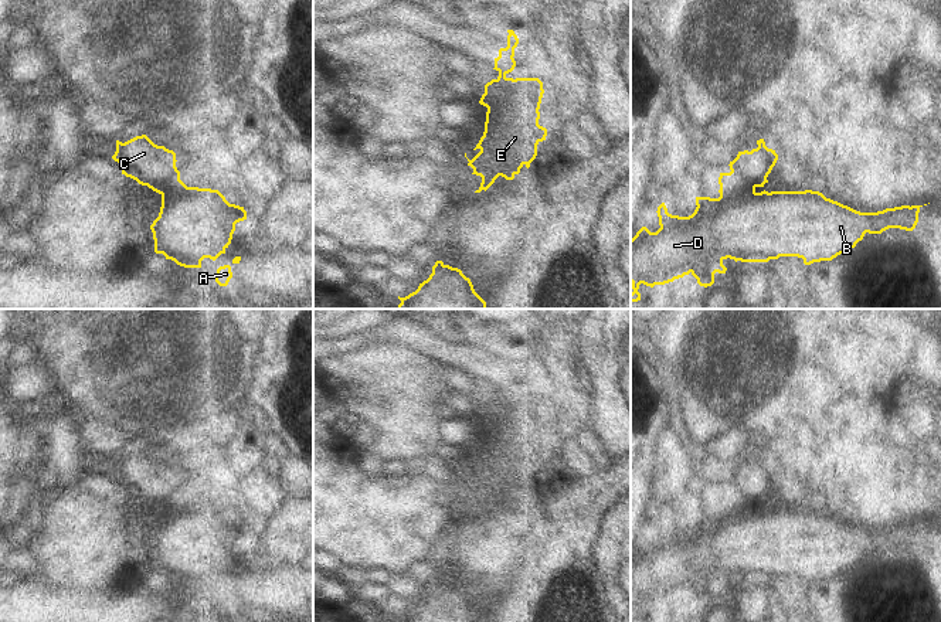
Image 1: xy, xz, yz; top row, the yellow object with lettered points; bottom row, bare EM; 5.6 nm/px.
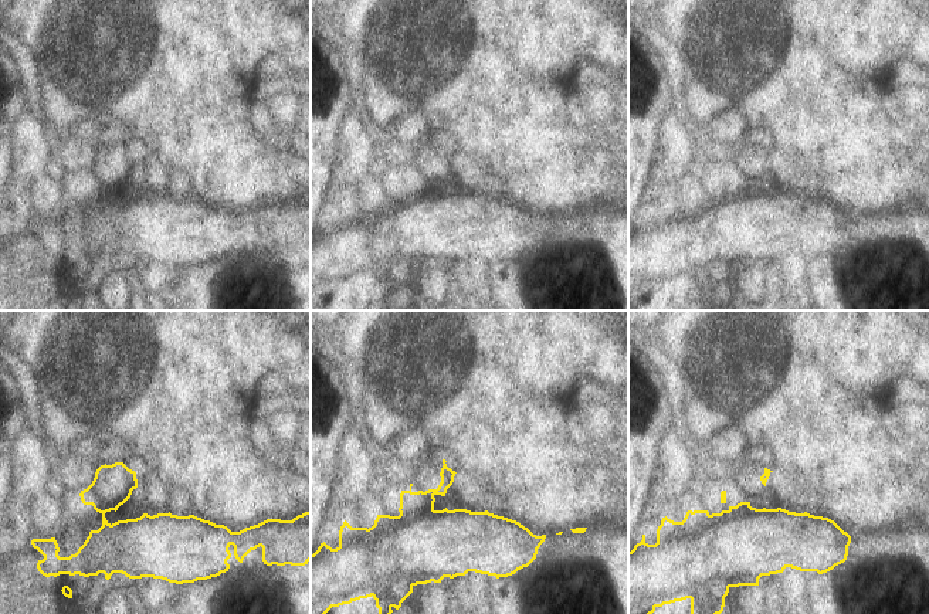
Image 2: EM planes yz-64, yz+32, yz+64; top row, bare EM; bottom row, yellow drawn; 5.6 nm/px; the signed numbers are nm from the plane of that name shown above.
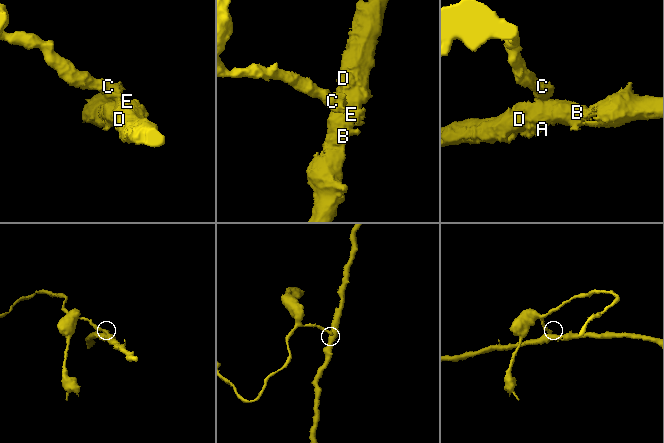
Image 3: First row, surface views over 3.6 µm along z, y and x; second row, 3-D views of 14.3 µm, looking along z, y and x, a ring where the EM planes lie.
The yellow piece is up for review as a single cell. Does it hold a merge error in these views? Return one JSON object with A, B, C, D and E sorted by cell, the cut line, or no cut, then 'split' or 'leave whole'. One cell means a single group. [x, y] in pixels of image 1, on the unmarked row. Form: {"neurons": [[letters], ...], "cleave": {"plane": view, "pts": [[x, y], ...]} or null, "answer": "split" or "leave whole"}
{"neurons": [["A", "B", "D", "E"], ["C"]], "cleave": {"plane": "yz", "pts": [[720, 503], [727, 503], [733, 513], [750, 512], [754, 507]]}, "answer": "split"}

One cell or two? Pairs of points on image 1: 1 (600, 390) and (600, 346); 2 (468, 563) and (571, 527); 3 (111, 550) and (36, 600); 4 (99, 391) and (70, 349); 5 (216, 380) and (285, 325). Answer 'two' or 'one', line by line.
1: one
2: one
3: two
4: one
5: two

